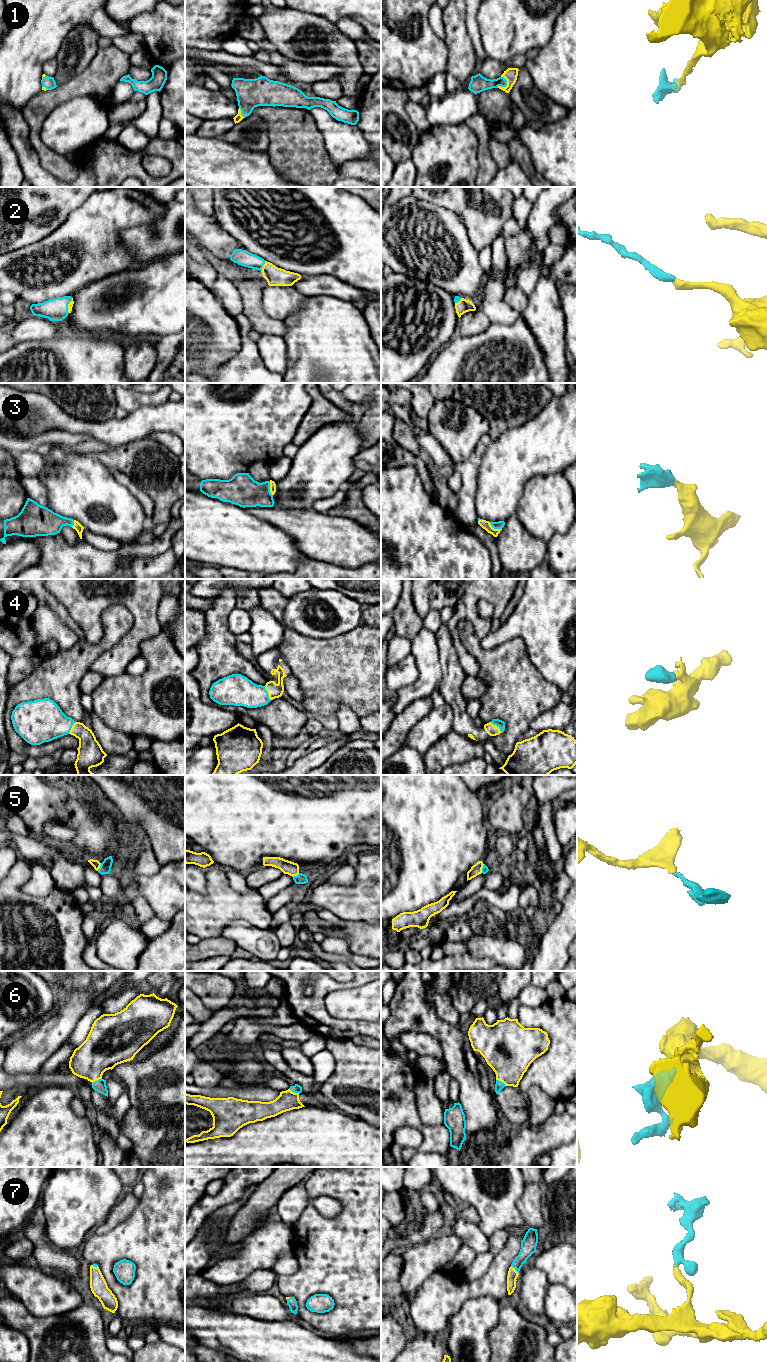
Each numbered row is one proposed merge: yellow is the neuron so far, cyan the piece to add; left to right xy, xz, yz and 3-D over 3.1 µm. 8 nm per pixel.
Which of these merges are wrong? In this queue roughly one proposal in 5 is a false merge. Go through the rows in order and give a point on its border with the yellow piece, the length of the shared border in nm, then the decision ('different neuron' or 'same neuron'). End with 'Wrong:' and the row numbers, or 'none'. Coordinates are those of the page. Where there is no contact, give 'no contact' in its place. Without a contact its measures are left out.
1: contact yz (507, 85); length 110 nm; same neuron
2: contact xz (263, 266); length 90 nm; same neuron
3: contact xz (270, 488); length 120 nm; same neuron
4: contact xz (268, 693); length 130 nm; same neuron
5: contact xy (99, 867); length 80 nm; same neuron
6: contact xz (293, 1092); length 100 nm; same neuron
7: contact yz (514, 1269); length 90 nm; same neuron
Wrong: none

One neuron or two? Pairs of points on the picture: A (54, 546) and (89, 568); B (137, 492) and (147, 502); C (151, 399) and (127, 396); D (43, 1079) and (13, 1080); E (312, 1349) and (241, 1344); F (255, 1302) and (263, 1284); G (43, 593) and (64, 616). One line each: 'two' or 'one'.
A: one
B: one
C: one
D: one
E: one
F: two
G: one

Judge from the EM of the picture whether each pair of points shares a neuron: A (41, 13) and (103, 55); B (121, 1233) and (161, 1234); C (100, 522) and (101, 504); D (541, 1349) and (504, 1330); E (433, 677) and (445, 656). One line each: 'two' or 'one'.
A: two
B: one
C: one
D: one
E: two

